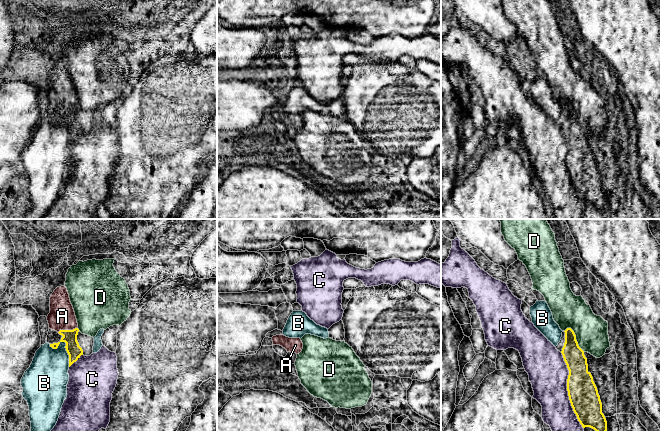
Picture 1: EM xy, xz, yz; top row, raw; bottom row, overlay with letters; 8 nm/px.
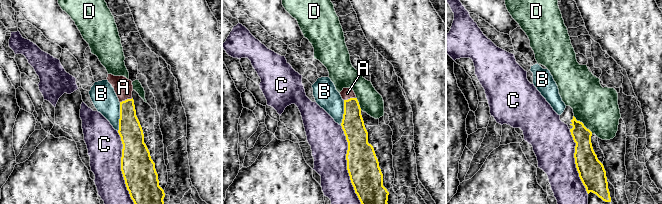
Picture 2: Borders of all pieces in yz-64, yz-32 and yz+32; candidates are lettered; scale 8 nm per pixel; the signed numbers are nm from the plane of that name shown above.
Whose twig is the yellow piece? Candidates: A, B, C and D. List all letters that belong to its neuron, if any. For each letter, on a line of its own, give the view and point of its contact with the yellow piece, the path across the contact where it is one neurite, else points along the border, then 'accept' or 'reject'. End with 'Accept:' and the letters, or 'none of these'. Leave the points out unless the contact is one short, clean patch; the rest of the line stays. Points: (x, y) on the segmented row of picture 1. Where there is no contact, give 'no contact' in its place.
A: meets yellow in xy at (67, 330); runs through xy (73, 349), (67, 330), (62, 316); accept
B: meets yellow in xy at (65, 346); reject
C: meets yellow in yz at (567, 390); reject
D: meets yellow in yz at (575, 338); border along yz (567, 327), (573, 331), (577, 344), (584, 351); reject
Accept: A

